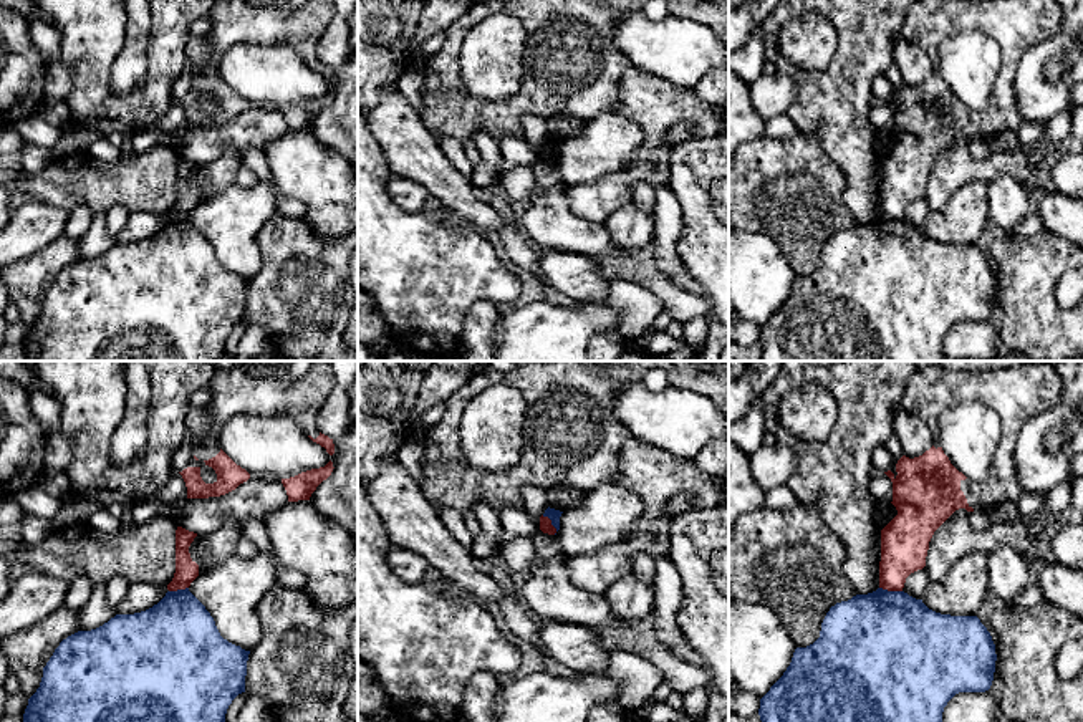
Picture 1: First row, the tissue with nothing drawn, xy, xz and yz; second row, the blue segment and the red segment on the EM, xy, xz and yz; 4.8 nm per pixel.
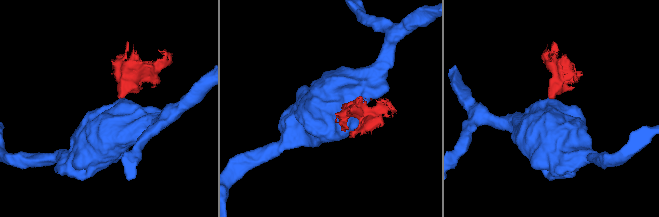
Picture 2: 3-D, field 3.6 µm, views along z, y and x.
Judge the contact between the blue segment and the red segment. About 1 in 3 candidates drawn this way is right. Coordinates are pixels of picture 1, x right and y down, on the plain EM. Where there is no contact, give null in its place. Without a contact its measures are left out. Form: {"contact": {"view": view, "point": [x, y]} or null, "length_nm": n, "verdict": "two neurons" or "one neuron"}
{"contact": {"view": "yz", "point": [891, 221]}, "length_nm": 110, "verdict": "two neurons"}

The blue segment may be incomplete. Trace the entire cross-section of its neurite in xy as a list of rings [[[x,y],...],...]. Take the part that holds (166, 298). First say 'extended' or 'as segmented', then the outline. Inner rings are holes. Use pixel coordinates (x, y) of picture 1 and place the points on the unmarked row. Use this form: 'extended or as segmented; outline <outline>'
as segmented; outline [[[167,220],[152,237],[116,243],[103,255],[60,272],[23,343],[25,361],[219,361],[232,330],[245,321],[250,280],[224,268],[205,235],[189,220]]]

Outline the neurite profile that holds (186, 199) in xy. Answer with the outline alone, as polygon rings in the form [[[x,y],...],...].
[[[182,156],[176,159],[176,202],[167,214],[169,220],[185,219],[199,205],[199,194],[190,187],[189,176],[197,162]]]

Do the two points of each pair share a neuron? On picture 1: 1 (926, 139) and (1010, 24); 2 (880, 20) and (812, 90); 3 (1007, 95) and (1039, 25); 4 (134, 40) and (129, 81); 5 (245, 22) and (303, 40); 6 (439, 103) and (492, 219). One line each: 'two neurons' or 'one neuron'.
1: one neuron
2: one neuron
3: one neuron
4: one neuron
5: one neuron
6: two neurons

